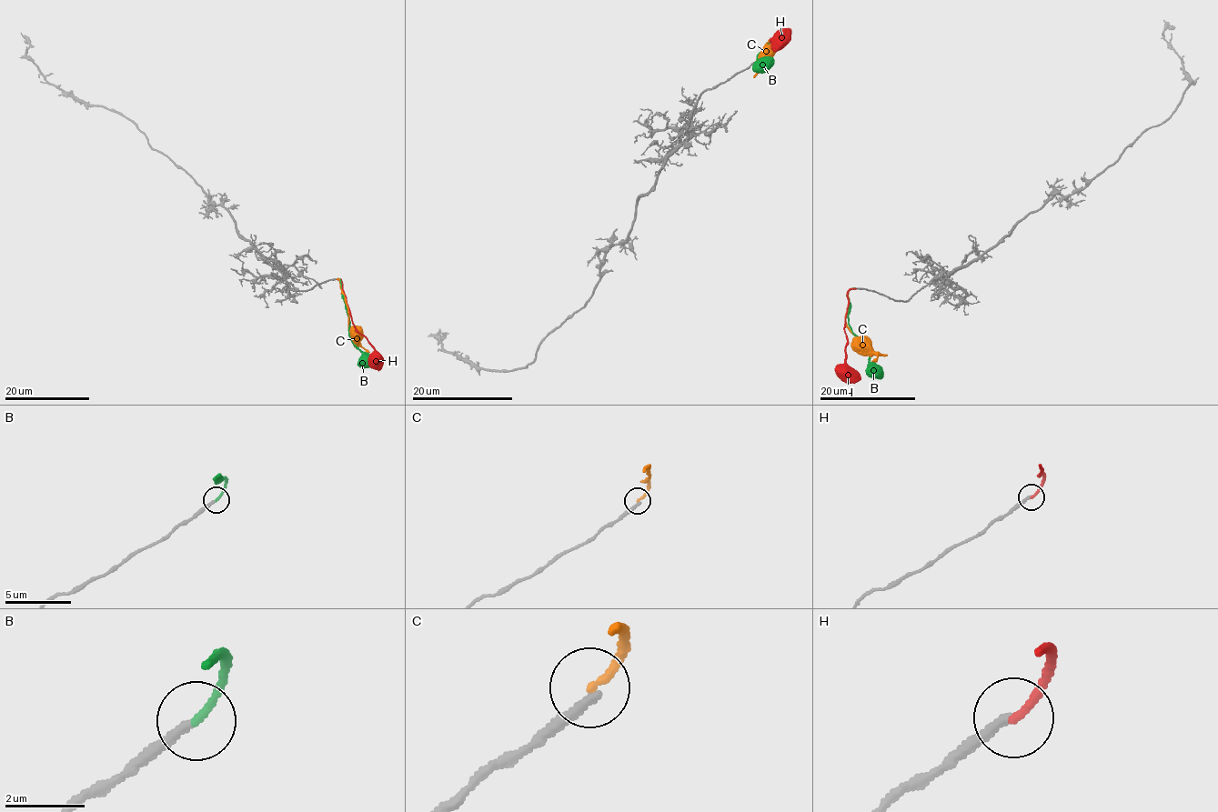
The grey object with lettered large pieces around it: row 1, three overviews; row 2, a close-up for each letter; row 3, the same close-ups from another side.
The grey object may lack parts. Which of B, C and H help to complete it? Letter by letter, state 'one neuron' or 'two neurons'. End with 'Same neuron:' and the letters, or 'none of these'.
B: one neuron
C: two neurons
H: two neurons
Same neuron: B

